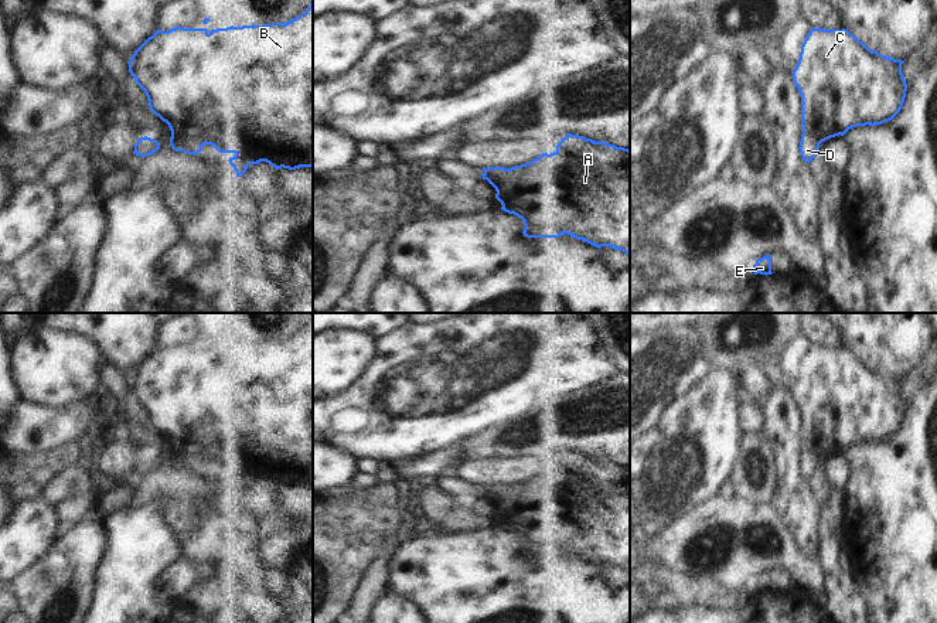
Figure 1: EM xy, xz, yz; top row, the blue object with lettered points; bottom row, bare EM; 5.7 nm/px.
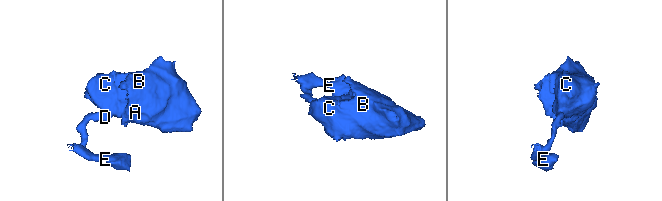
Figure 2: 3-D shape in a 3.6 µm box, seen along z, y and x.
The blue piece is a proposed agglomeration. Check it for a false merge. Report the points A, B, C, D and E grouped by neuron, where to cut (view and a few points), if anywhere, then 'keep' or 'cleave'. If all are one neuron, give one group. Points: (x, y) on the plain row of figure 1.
A B C / D E | xy (171, 449), (188, 453), (203, 462) | cleave

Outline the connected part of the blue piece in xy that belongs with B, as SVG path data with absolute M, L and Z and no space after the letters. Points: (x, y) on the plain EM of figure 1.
M313 319L303 331L284 341L231 343L211 348L184 344L174 344L168 348L157 347L134 368L129 378L129 389L134 395L136 402L144 408L150 428L168 442L173 452L188 453L201 462L211 462L219 470L234 470L235 473L229 474L228 479L236 488L236 494L242 494L251 481L260 479L269 480L276 487L282 484L289 487L313 484Z

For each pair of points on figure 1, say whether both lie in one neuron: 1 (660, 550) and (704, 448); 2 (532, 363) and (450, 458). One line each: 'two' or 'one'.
1: two
2: two

